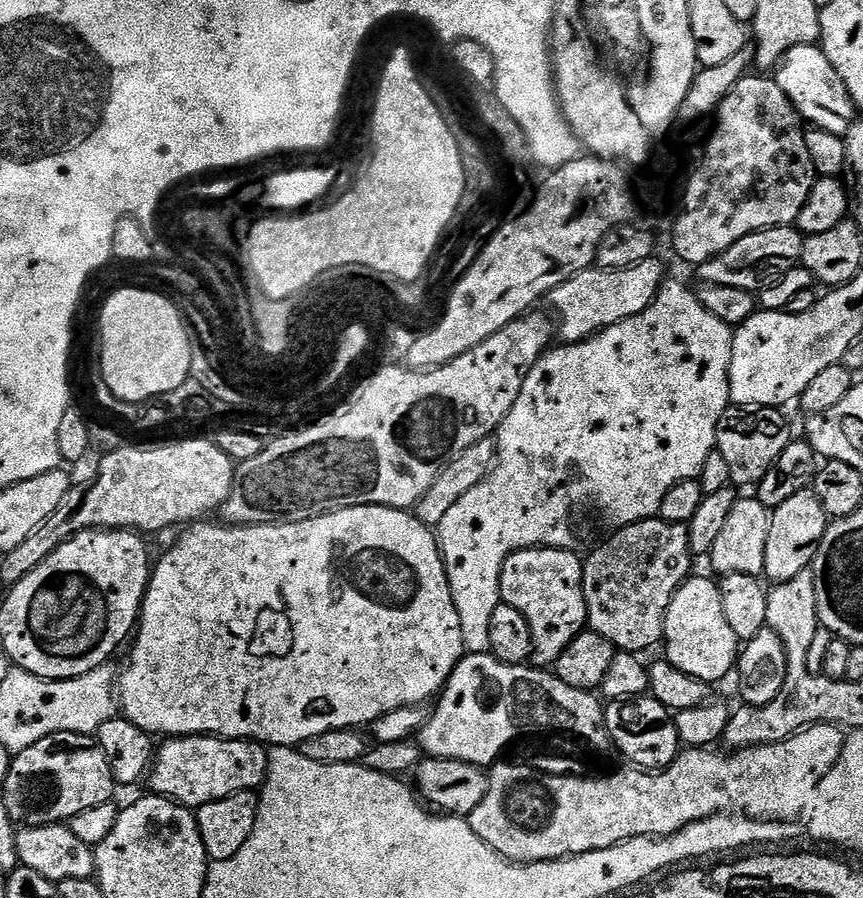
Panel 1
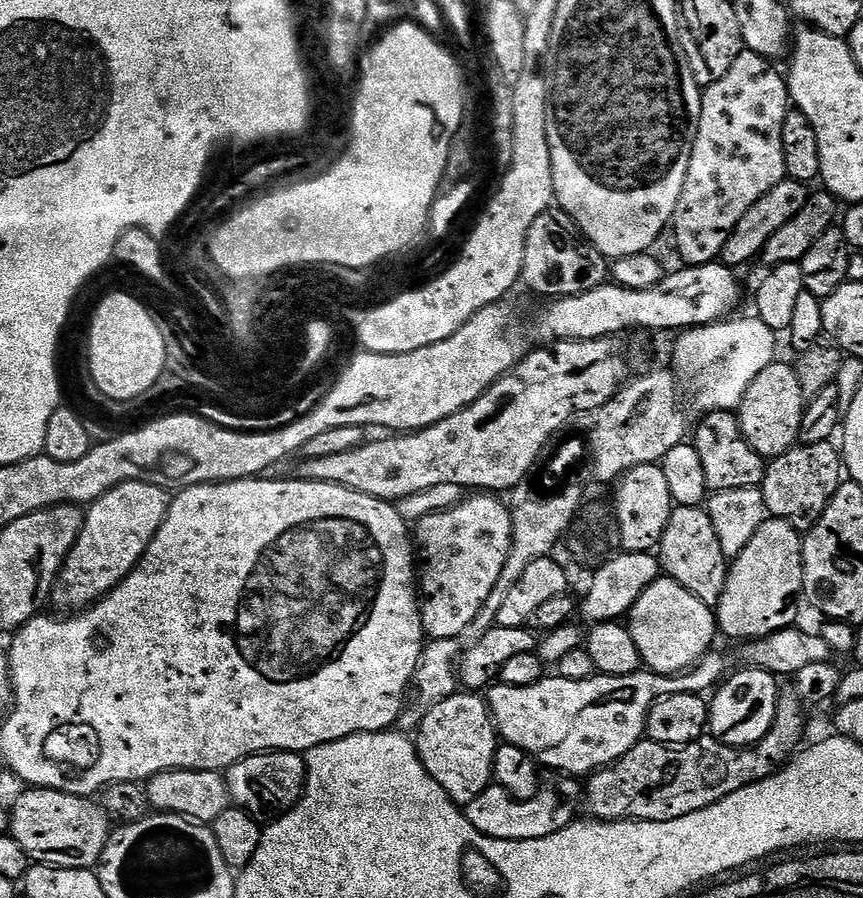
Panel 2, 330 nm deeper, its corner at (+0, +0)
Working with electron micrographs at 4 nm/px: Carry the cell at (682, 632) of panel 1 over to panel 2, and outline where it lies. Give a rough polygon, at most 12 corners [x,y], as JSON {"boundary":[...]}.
{"boundary":[[665,575],[627,617],[643,667],[687,672],[715,611]]}

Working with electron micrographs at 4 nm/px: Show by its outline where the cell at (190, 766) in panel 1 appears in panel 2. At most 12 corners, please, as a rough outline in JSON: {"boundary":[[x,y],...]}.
{"boundary":[[260,752],[226,772],[231,803],[261,822],[304,795],[304,757]]}

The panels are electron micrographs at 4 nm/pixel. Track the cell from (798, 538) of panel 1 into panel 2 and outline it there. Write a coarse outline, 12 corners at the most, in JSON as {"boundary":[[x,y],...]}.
{"boundary":[[766,518],[731,561],[716,627],[755,642],[797,623],[804,541]]}

